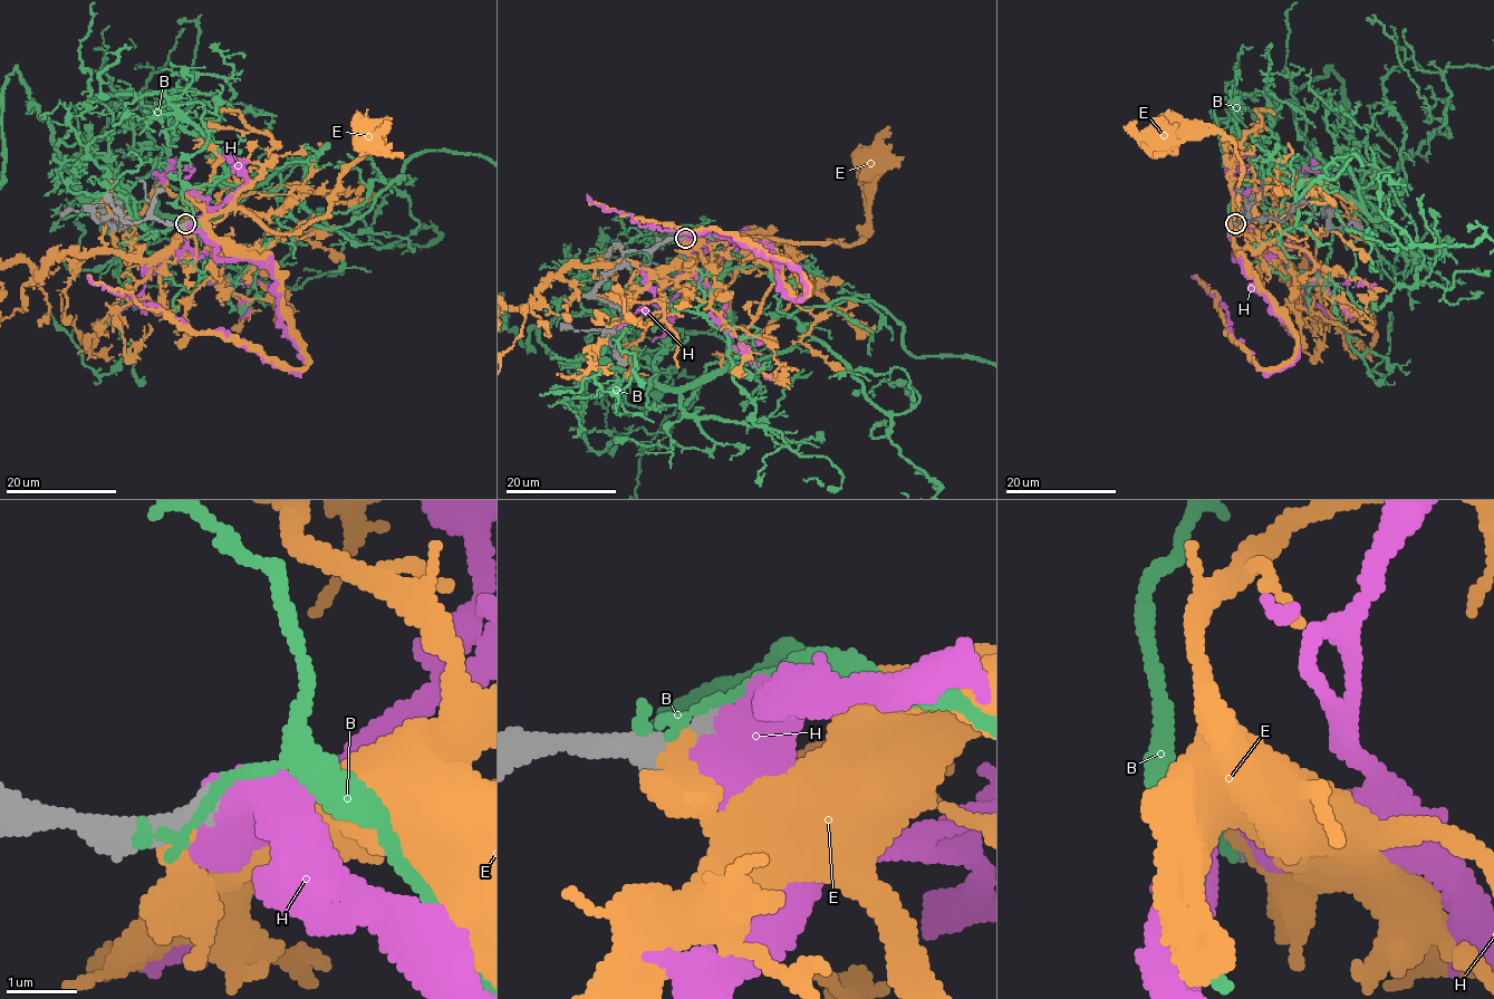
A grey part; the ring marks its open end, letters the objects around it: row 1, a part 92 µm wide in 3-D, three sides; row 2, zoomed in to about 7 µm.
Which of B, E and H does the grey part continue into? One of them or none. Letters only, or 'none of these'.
H

